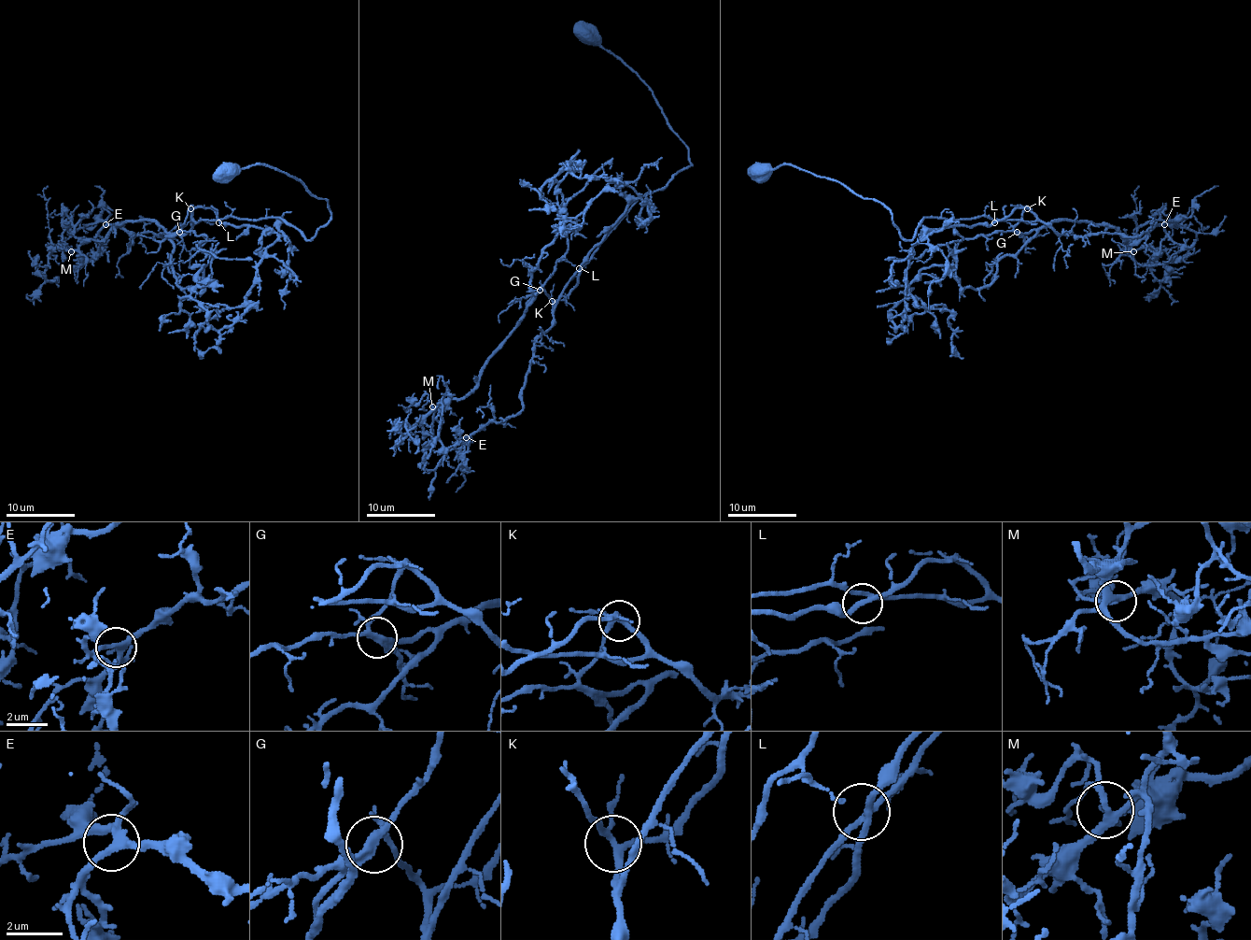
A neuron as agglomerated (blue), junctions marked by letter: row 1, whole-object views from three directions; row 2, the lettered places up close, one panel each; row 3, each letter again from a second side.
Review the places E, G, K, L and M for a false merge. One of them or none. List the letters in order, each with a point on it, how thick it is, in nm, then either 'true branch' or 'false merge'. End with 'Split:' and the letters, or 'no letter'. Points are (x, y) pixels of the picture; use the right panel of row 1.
E: (1164, 224) | 240 nm | true branch
G: (1017, 232) | 240 nm | false merge
K: (1027, 208) | 240 nm | true branch
L: (994, 222) | 220 nm | true branch
M: (1133, 251) | 240 nm | true branch
Split: G

